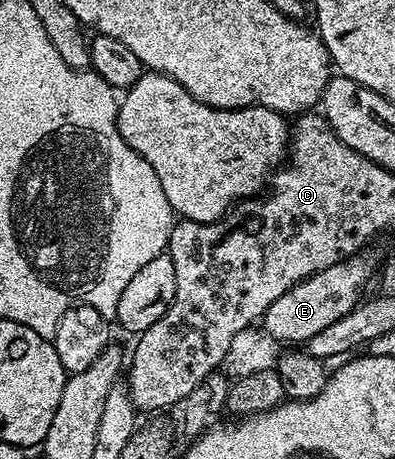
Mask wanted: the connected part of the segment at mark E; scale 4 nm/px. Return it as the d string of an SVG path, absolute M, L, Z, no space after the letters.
M360 253L337 265L329 265L329 269L321 269L313 277L294 283L288 291L281 293L281 297L269 305L261 320L262 330L268 338L279 345L307 345L311 338L358 306L364 298L367 282L377 275L377 263L375 267L374 257L367 254Z

